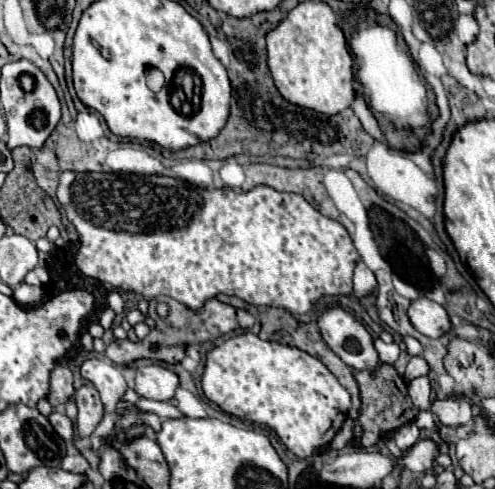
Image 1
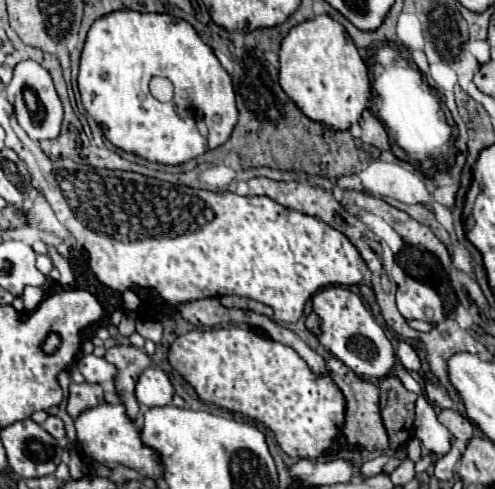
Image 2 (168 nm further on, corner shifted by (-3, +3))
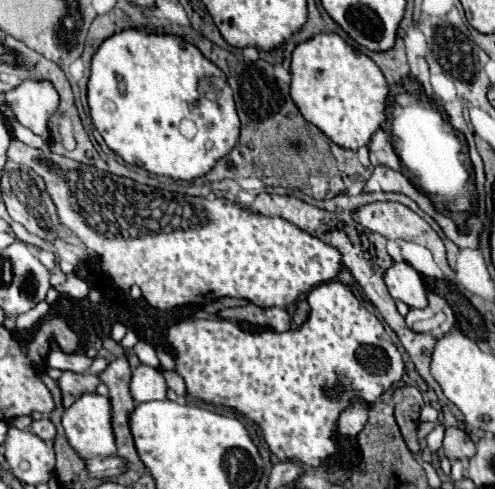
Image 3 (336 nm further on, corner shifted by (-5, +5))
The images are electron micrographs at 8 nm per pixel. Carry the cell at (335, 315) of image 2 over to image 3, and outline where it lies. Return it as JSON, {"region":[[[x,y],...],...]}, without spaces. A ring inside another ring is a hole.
{"region":[[[320,283],[310,291],[308,303],[308,321],[300,325],[300,329],[290,329],[284,333],[248,332],[239,323],[228,319],[183,320],[168,329],[166,349],[176,361],[176,371],[182,375],[192,397],[214,405],[234,407],[244,413],[262,429],[262,437],[270,453],[280,461],[302,461],[310,467],[318,467],[336,451],[336,421],[340,413],[356,401],[372,407],[384,391],[402,379],[404,361],[402,353],[390,337],[386,337],[376,315],[372,315],[342,283]],[[326,391],[336,395],[328,397]]]}

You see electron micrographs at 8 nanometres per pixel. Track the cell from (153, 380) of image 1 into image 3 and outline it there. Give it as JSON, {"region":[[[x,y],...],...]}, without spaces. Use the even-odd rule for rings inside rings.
{"region":[[[138,365],[132,371],[130,379],[130,393],[134,401],[152,401],[152,399],[166,399],[166,379],[160,369],[148,367],[148,365]]]}

